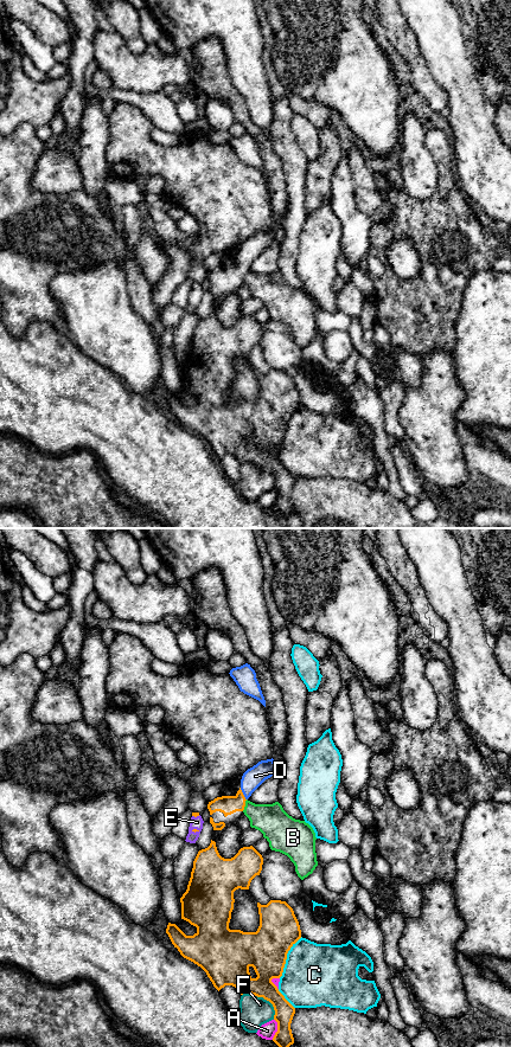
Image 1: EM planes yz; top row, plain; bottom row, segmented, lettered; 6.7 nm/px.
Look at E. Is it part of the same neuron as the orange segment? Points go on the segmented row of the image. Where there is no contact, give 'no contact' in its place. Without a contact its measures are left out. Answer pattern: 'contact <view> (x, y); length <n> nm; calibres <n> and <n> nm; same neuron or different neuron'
contact yz (196, 829); length 60 nm; calibres 20 and 80 nm; same neuron

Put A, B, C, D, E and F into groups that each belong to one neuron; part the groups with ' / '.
A / B / C / D E / F

